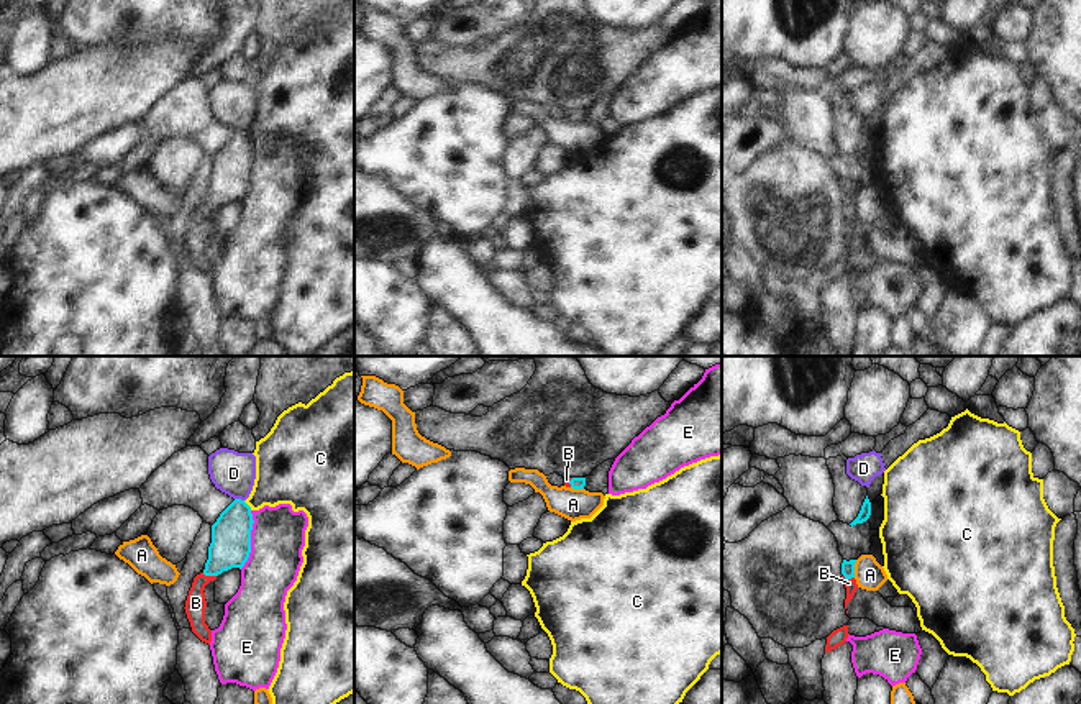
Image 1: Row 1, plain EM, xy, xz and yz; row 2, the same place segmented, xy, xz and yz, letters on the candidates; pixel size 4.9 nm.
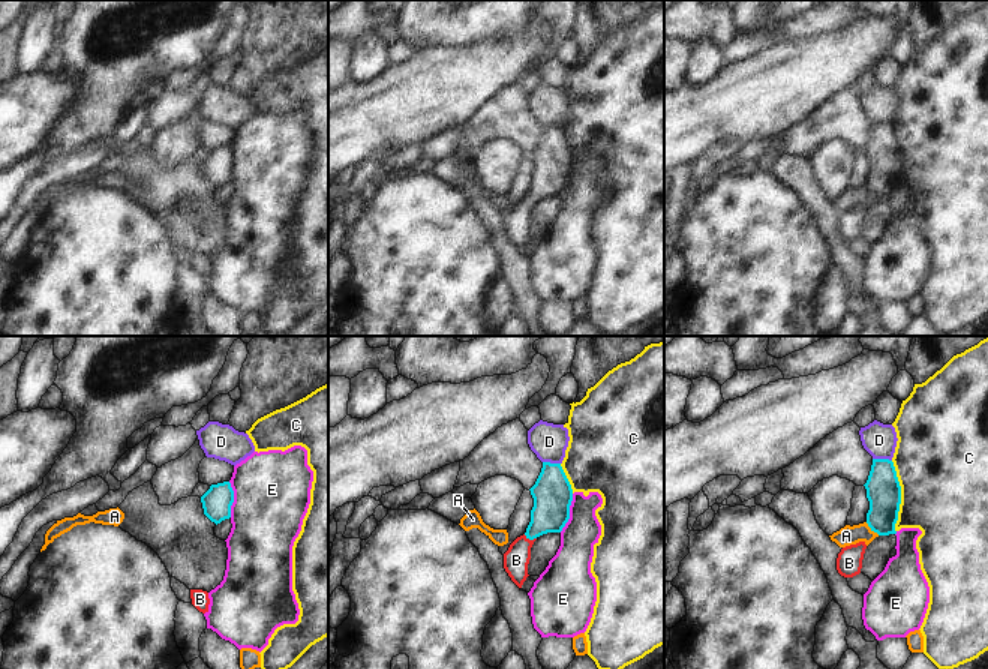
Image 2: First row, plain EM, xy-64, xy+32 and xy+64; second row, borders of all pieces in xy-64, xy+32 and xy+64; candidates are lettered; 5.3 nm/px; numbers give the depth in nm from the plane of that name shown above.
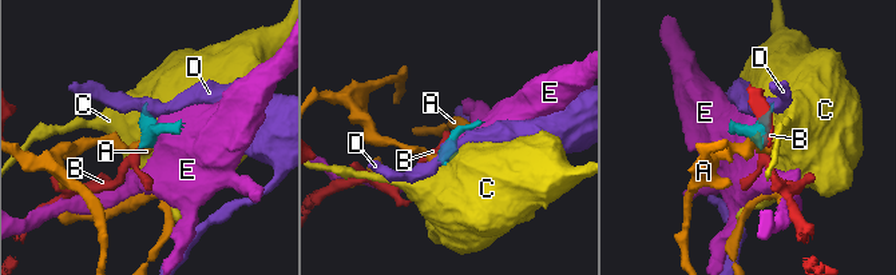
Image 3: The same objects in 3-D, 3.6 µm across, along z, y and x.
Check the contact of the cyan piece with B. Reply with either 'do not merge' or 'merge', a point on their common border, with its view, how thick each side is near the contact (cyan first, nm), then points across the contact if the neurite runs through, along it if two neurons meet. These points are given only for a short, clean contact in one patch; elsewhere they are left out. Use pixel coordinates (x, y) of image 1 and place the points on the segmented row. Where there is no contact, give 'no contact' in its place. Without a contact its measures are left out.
merge | xy (209, 575) | 200/100 nm | across xy (230, 547), (209, 575), (197, 586), (196, 603)

